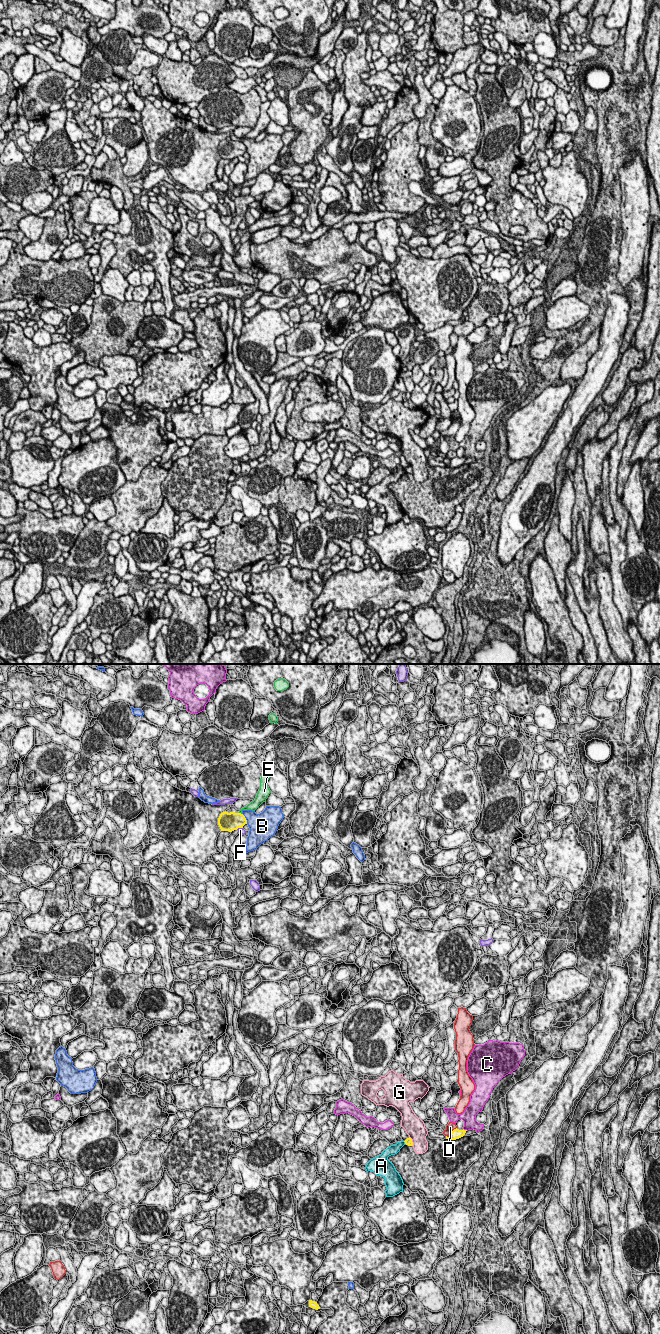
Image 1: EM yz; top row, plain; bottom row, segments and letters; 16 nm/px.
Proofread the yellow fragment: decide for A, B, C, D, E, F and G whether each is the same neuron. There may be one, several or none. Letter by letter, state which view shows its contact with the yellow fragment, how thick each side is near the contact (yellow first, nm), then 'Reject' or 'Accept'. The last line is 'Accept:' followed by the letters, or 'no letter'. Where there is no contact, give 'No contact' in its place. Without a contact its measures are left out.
A: Touches yellow in yz. Thickness 120 nm (yellow) against 160 nm. Reject
B: Touches yellow in yz. Thickness 300 nm (yellow) against 340 nm. Reject
C: Touches yellow in yz. Thickness 160 nm (yellow) against 220 nm. Reject
D: Touches yellow in yz. Thickness 160 nm (yellow) against 140 nm. Reject
E: Touches yellow in yz. Thickness 300 nm (yellow) against 140 nm. Reject
F: Touches yellow in yz. Thickness 300 nm (yellow) against 100 nm. Reject
G: Touches yellow in yz. Thickness 120 nm (yellow) against 320 nm. Reject
Accept: no letter

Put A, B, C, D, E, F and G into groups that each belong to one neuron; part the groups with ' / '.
A / B / C / D / E / F / G

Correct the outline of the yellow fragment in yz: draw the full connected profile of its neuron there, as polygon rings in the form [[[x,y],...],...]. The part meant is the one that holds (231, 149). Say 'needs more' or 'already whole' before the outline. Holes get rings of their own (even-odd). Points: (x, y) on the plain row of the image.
already whole | [[[225,139],[221,141],[218,146],[218,153],[221,159],[232,160],[234,158],[237,158],[238,156],[243,156],[245,152],[247,152],[247,148],[241,141],[228,141]]]

